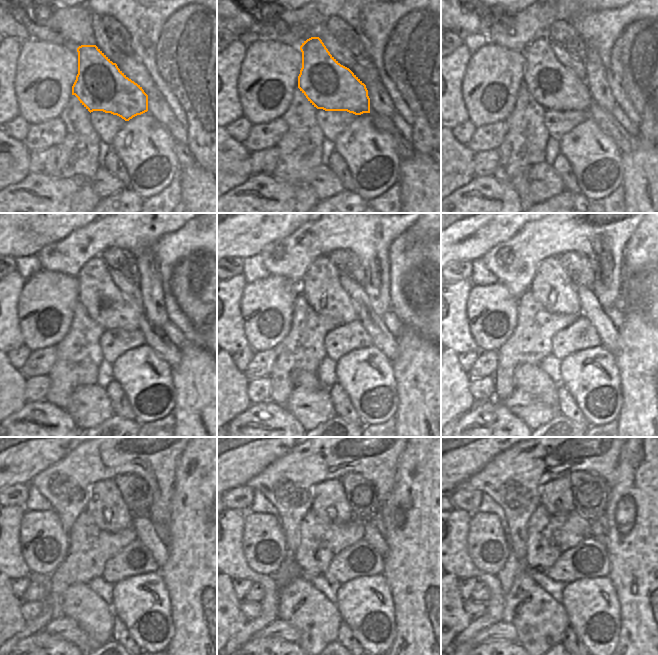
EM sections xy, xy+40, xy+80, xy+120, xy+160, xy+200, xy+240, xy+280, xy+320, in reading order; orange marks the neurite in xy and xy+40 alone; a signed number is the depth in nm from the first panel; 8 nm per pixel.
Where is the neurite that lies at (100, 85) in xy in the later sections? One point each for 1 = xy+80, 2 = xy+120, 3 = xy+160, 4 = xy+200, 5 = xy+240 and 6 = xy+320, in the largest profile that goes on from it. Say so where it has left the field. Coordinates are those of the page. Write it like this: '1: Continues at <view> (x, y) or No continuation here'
1: Continues at xy+80 (554, 86)
2: Continues at xy+120 (105, 303)
3: Continues at xy+160 (320, 286)
4: Continues at xy+200 (551, 286)
5: Continues at xy+240 (106, 507)
6: Continues at xy+320 (556, 495)

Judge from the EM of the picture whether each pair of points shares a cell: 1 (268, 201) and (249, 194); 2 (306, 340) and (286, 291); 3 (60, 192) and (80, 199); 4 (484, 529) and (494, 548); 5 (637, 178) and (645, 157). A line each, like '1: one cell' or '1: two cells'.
1: one cell
2: two cells
3: two cells
4: one cell
5: one cell

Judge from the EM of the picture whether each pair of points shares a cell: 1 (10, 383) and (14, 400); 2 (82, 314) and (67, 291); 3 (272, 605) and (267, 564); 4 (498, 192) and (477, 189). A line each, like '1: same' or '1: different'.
1: same
2: different
3: different
4: same

